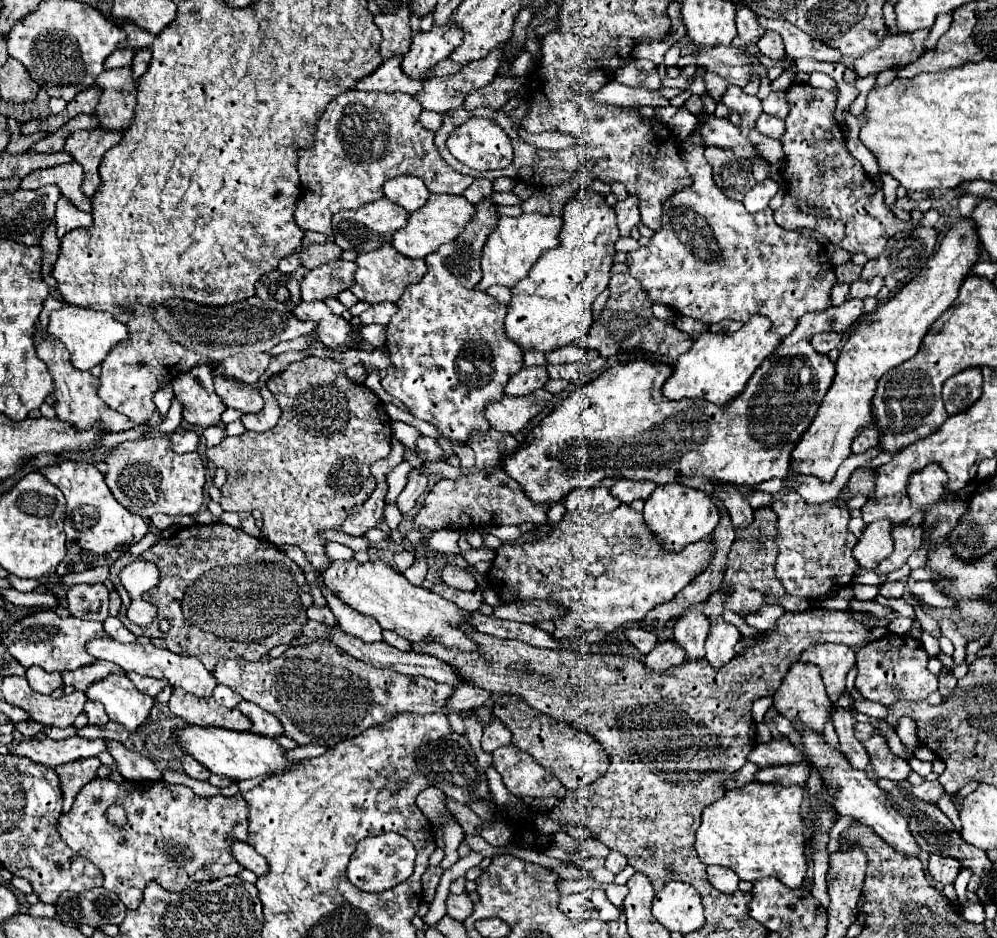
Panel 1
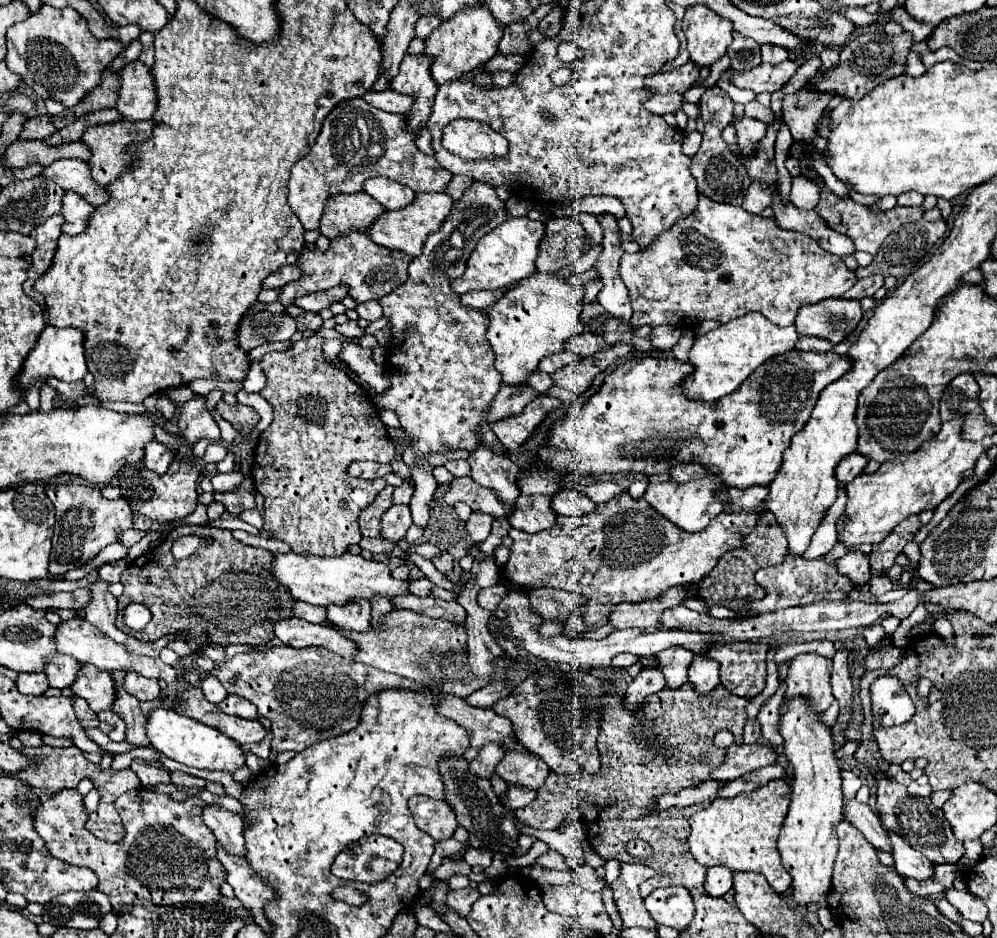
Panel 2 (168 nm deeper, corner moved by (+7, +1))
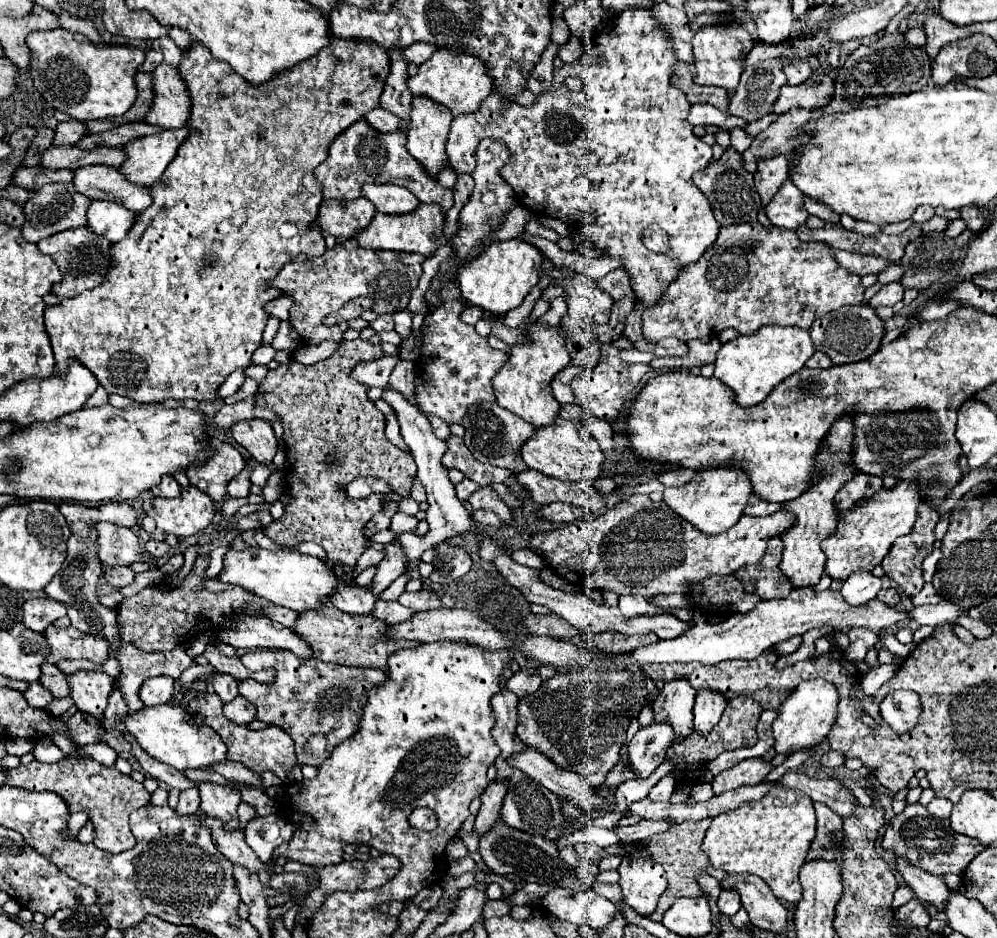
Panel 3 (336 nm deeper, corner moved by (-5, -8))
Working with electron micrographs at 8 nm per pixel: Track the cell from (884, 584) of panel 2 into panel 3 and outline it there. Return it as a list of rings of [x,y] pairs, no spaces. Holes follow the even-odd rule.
[[[881,589],[879,595],[877,595],[877,599],[879,599],[881,603],[889,605],[889,607],[897,607],[897,605],[901,603],[901,595],[899,595],[897,589]]]

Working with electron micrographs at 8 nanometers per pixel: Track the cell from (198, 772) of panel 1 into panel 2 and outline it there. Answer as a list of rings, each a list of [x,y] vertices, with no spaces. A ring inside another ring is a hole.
[[[171,772],[171,782],[177,786],[205,786],[207,784],[203,778],[191,776],[187,772]]]

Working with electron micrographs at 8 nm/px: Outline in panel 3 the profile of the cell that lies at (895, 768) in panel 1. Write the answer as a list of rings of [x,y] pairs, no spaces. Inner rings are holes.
[[[907,805],[903,813],[895,815],[891,823],[887,825],[887,831],[883,835],[881,847],[891,851],[895,857],[903,857],[911,865],[931,873],[931,875],[945,875],[945,873],[957,873],[961,875],[965,871],[965,863],[971,863],[967,859],[975,857],[981,851],[981,843],[975,843],[975,839],[967,839],[959,833],[953,833],[949,829],[947,819],[933,817],[923,805]]]

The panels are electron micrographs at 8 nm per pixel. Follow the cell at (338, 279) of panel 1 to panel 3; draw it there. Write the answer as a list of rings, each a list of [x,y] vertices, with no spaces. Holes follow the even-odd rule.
[[[357,297],[353,299],[351,303],[347,303],[345,307],[341,307],[337,313],[331,313],[325,317],[325,325],[339,325],[343,321],[351,321],[351,319],[357,319],[361,317],[361,313],[365,309],[371,309],[371,299],[367,297]]]

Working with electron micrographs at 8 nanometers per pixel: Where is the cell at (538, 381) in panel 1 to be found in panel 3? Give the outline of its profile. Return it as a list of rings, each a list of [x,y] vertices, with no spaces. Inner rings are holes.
[[[487,401],[487,403],[475,403],[467,409],[467,415],[463,417],[465,427],[465,445],[469,447],[469,451],[473,453],[473,457],[481,463],[489,463],[495,467],[505,467],[513,473],[525,471],[527,465],[521,459],[521,445],[531,439],[531,435],[535,433],[535,427],[527,421],[523,421],[521,417],[517,417],[515,413],[499,407],[495,401]]]

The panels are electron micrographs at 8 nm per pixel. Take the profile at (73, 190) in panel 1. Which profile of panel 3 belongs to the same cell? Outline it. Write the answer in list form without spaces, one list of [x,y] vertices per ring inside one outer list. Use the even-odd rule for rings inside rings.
[[[89,165],[75,171],[73,179],[79,193],[89,199],[107,199],[125,205],[131,211],[145,211],[151,205],[147,187],[127,181],[127,177],[107,165]]]

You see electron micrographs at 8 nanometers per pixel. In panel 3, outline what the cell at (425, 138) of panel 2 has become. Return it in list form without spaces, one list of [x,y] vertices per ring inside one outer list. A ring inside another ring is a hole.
[[[451,167],[439,171],[439,175],[437,175],[437,181],[439,181],[443,187],[447,187],[447,189],[453,189],[455,179],[457,179],[457,173],[455,173]]]

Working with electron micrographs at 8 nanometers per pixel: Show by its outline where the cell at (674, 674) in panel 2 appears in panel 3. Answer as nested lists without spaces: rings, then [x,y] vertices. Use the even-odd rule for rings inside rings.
[[[685,679],[665,683],[663,691],[657,695],[653,703],[655,721],[669,723],[675,731],[675,737],[671,739],[669,745],[693,733],[693,703],[695,703],[695,689]]]

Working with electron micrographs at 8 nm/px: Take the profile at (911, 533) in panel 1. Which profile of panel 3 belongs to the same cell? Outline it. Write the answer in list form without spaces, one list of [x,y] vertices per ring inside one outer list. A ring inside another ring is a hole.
[[[929,505],[919,507],[919,519],[915,521],[915,527],[911,529],[911,533],[905,535],[905,537],[899,537],[899,539],[893,543],[893,547],[889,549],[889,553],[887,553],[887,557],[883,559],[883,563],[881,563],[885,575],[887,575],[889,579],[893,579],[893,581],[903,589],[903,593],[905,593],[907,597],[917,595],[917,593],[921,591],[921,587],[923,587],[921,563],[923,563],[923,559],[933,551],[933,543],[935,543],[933,529],[935,529],[937,521],[939,521],[939,513],[937,513],[935,509],[931,509]]]

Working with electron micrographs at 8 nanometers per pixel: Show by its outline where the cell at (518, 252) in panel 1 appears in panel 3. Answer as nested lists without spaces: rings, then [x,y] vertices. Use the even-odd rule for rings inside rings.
[[[507,239],[489,245],[479,259],[463,265],[457,271],[457,283],[467,301],[477,307],[487,309],[493,315],[505,315],[507,311],[519,307],[529,293],[529,289],[539,281],[539,269],[543,255],[533,245],[521,239]]]

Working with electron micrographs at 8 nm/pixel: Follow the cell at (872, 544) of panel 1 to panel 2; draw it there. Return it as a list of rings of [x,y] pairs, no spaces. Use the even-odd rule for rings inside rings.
[[[847,552],[843,558],[837,560],[837,566],[839,566],[839,572],[849,576],[853,586],[857,584],[865,584],[869,582],[871,578],[871,566],[869,566],[869,554],[863,554],[863,552]]]

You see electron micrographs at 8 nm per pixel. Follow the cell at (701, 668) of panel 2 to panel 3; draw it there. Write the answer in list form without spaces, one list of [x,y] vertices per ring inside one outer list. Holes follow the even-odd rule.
[[[697,691],[697,699],[695,699],[695,731],[699,731],[699,735],[709,735],[711,729],[715,727],[715,723],[719,723],[723,711],[725,711],[725,697],[717,691]]]

